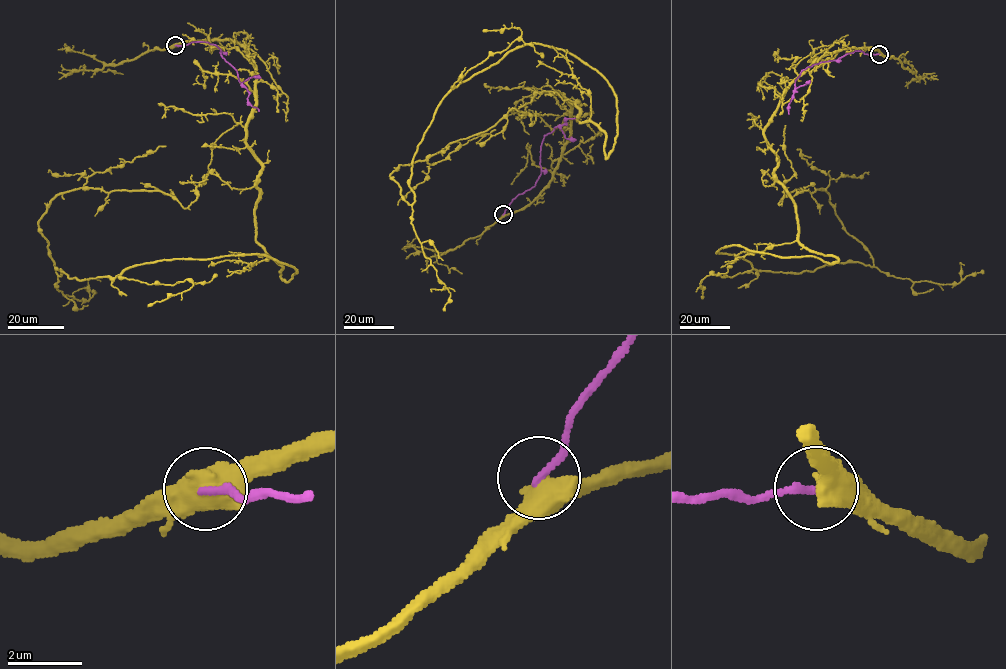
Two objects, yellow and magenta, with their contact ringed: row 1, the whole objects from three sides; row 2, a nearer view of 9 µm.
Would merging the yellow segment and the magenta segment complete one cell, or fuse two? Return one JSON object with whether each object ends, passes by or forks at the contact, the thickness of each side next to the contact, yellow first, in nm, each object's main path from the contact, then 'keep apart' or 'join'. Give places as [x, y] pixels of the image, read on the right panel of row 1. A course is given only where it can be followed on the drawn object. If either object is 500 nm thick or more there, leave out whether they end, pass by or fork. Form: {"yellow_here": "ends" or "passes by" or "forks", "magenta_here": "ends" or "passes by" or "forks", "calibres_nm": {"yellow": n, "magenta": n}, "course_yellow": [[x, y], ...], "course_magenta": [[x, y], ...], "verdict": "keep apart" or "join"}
{"calibres_nm": {"yellow": 550, "magenta": 200}, "course_yellow": [[879, 54], [821, 56], [764, 131], [838, 260], [716, 253], [872, 267], [825, 189], [779, 205], [785, 125]], "course_magenta": [[879, 54], [856, 51], [837, 60], [807, 67], [795, 80], [789, 114]], "verdict": "keep apart"}

